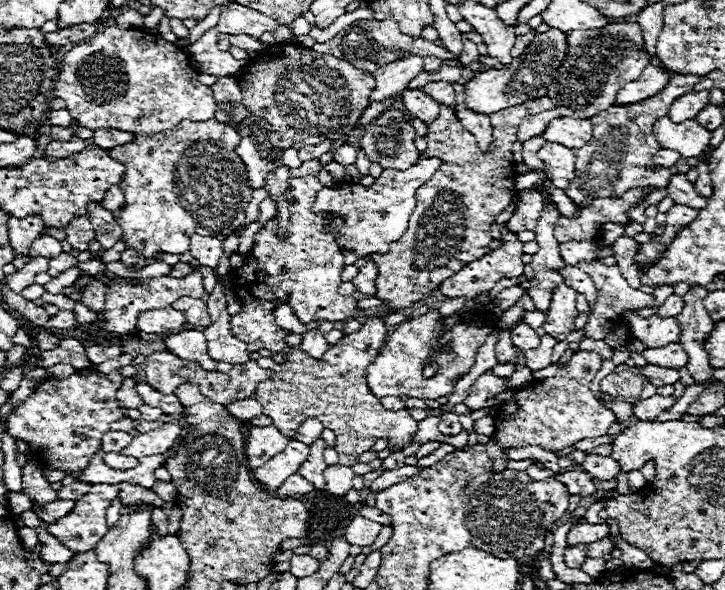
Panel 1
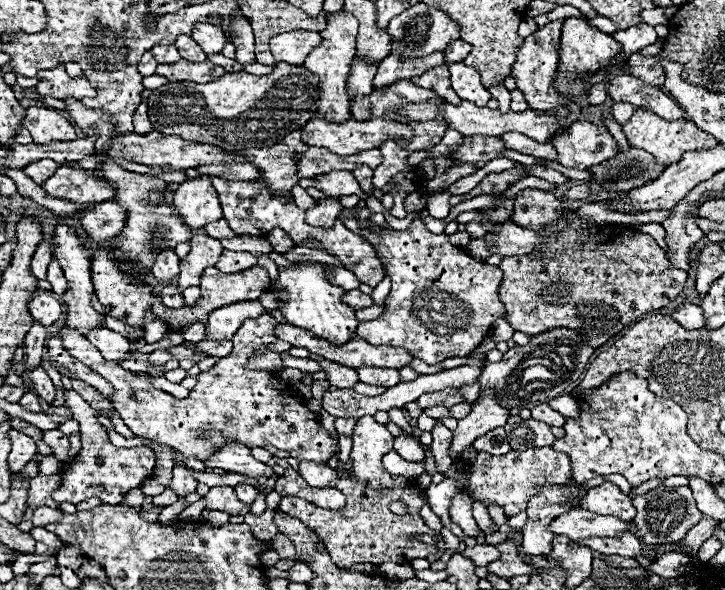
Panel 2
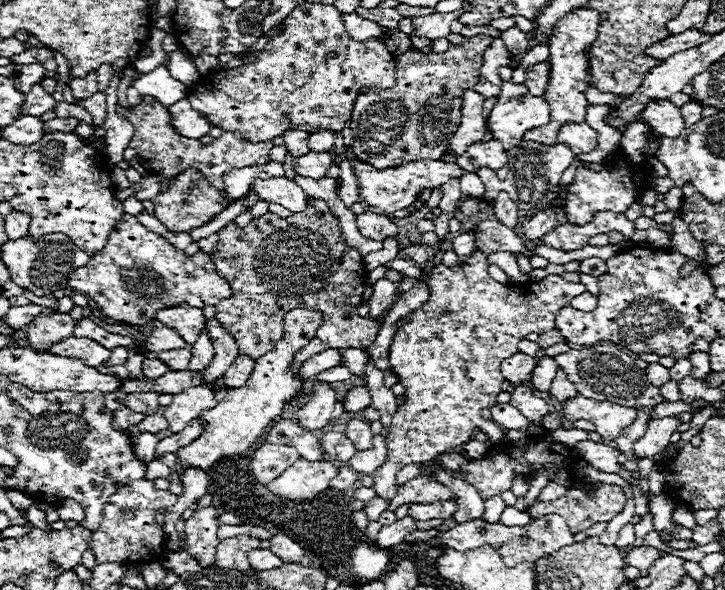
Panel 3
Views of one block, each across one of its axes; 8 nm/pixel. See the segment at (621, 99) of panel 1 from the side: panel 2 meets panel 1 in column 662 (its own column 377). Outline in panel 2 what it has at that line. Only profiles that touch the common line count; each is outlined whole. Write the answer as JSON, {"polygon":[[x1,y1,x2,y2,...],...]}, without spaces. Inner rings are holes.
{"polygon":[[434,52,422,58,406,58,406,56,390,54,378,64,378,72,372,82,374,82,374,88,384,88,384,86,390,86,392,82,420,76,426,70,436,66,444,66,444,52]]}

